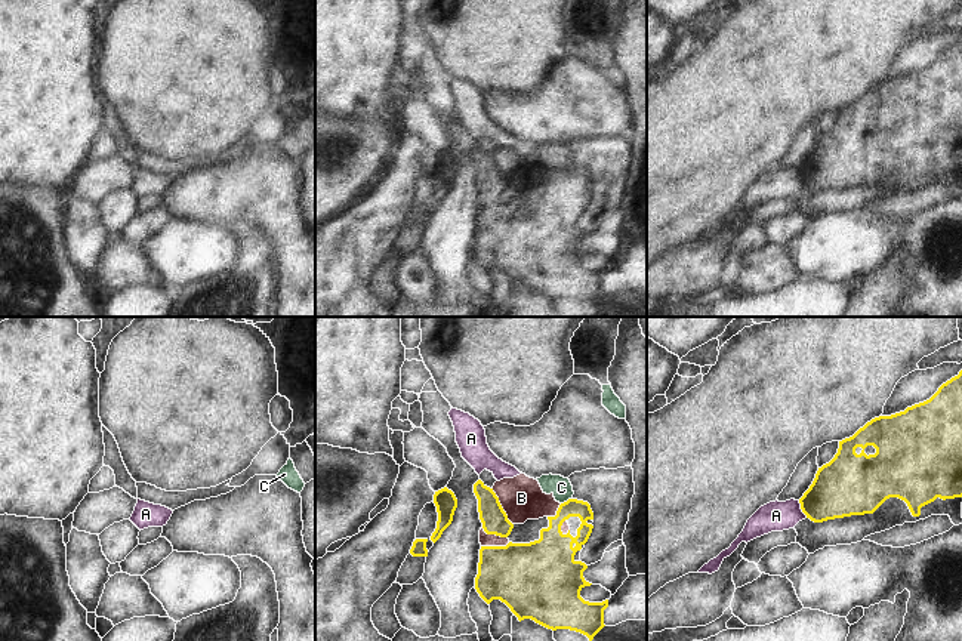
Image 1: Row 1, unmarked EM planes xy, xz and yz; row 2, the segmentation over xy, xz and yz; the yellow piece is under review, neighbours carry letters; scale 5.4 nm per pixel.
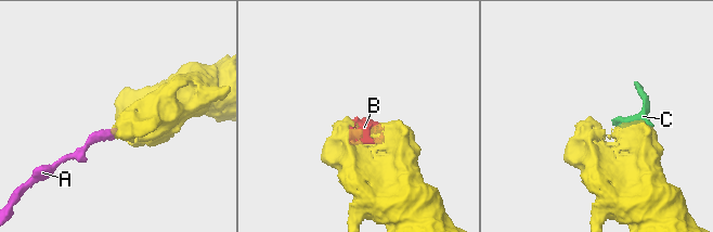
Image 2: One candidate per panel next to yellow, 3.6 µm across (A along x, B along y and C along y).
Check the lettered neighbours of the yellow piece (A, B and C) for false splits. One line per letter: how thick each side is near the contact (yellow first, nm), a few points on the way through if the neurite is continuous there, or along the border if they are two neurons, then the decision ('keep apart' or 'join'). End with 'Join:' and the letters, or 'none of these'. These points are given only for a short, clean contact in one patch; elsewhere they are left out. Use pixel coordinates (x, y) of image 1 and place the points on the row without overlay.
A: 320 nm thick on the yellow side, 160 nm on the other; border along yz (798, 169), (807, 185); keep apart
B: 140 nm thick on the yellow side, 240 nm on the other; join
C: 160 nm thick on the yellow side, 120 nm on the other; keep apart
Join: B

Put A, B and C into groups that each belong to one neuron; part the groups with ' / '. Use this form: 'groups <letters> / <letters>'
groups A C / B

